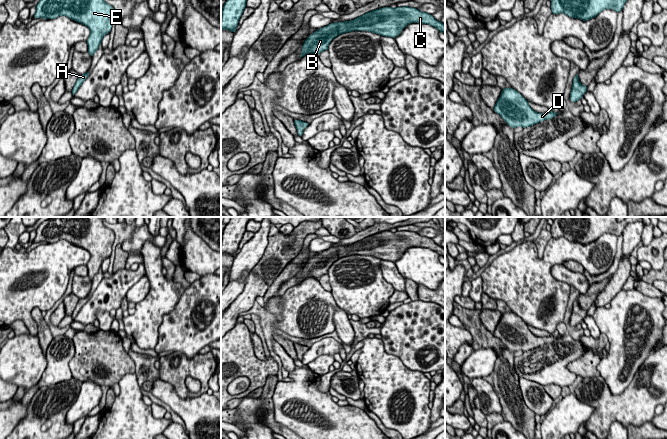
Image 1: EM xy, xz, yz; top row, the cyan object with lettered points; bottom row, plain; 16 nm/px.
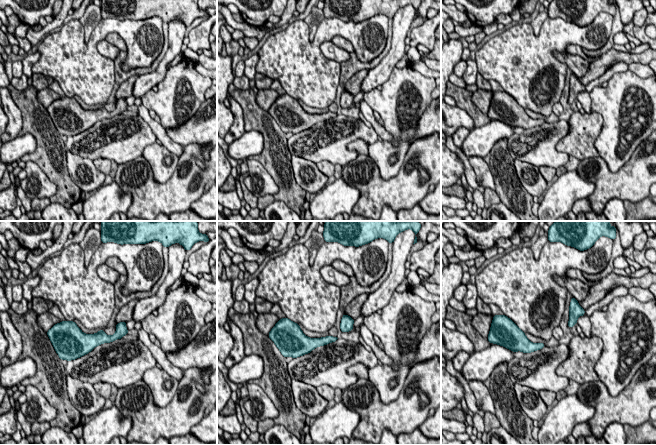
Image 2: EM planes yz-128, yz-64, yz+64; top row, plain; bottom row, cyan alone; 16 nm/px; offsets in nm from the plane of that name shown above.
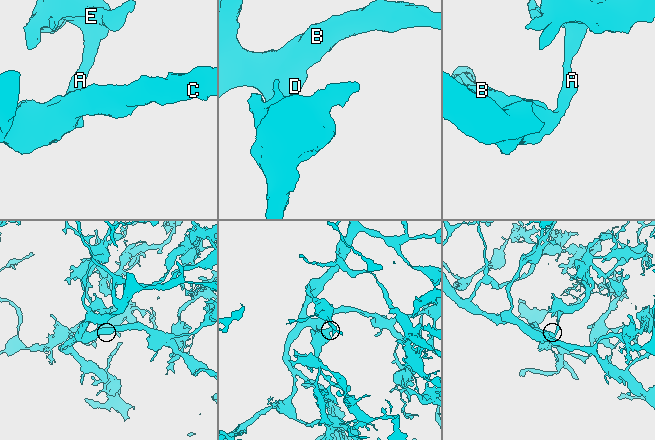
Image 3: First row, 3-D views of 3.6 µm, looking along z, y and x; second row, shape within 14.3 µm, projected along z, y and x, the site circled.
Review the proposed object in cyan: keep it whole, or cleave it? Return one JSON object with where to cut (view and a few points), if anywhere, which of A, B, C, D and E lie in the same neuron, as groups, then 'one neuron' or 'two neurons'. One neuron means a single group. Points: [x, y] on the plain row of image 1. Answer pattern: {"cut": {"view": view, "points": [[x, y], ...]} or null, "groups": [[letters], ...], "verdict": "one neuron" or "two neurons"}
{"cut": null, "groups": [["A", "B", "C", "D", "E"]], "verdict": "one neuron"}

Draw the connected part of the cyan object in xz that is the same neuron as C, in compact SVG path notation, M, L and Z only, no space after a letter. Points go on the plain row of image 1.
M407 230L396 232L384 231L365 237L364 239L351 245L331 247L328 250L318 253L304 265L300 282L308 277L314 277L315 279L319 280L322 275L328 274L328 269L330 266L342 257L351 255L369 255L377 257L381 260L395 262L400 258L405 250L410 247L430 248L445 258L445 249L442 246L437 245L431 238L421 236L416 232Z

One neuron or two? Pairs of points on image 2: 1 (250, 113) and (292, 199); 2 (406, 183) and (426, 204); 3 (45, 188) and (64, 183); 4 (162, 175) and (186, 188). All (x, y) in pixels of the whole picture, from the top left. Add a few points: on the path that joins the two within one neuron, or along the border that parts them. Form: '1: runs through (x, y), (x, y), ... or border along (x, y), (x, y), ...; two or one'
1: runs through (271, 134), (275, 141), (275, 157), (284, 178); one
2: border along (427, 192), (417, 203); two
3: border along (40, 168), (55, 185), (55, 193), (50, 197); two
4: border along (179, 158), (173, 174), (166, 181), (154, 180); two

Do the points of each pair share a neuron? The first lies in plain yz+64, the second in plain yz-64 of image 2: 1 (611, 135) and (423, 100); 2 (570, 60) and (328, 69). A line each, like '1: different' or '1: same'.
1: same
2: different

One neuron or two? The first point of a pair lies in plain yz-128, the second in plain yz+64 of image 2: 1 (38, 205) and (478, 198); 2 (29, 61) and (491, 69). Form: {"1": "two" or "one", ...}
{"1": "two", "2": "two"}

